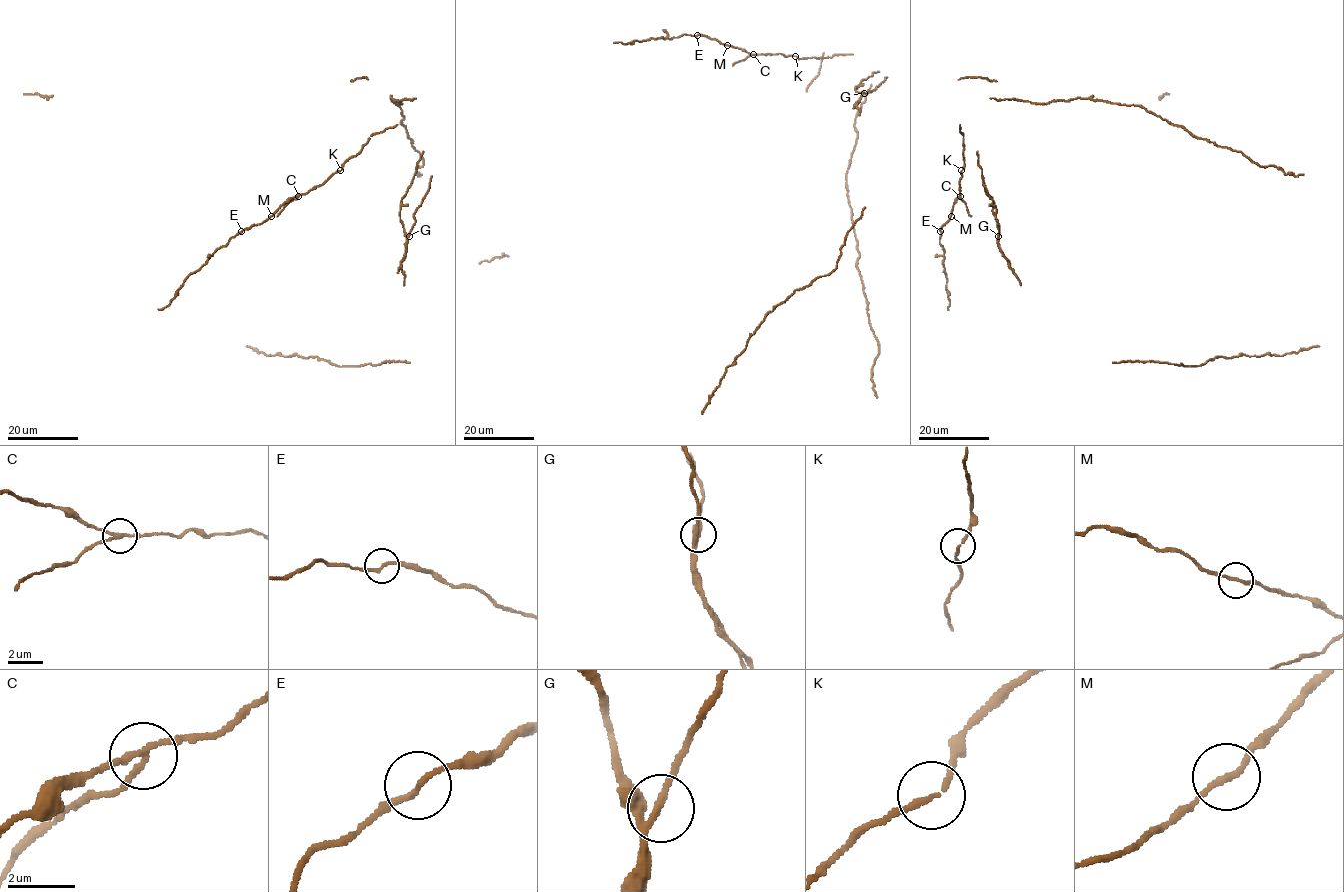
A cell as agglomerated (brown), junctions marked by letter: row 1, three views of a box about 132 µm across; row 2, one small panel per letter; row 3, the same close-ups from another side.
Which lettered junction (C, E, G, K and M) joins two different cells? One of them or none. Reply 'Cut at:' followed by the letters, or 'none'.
Cut at: C

